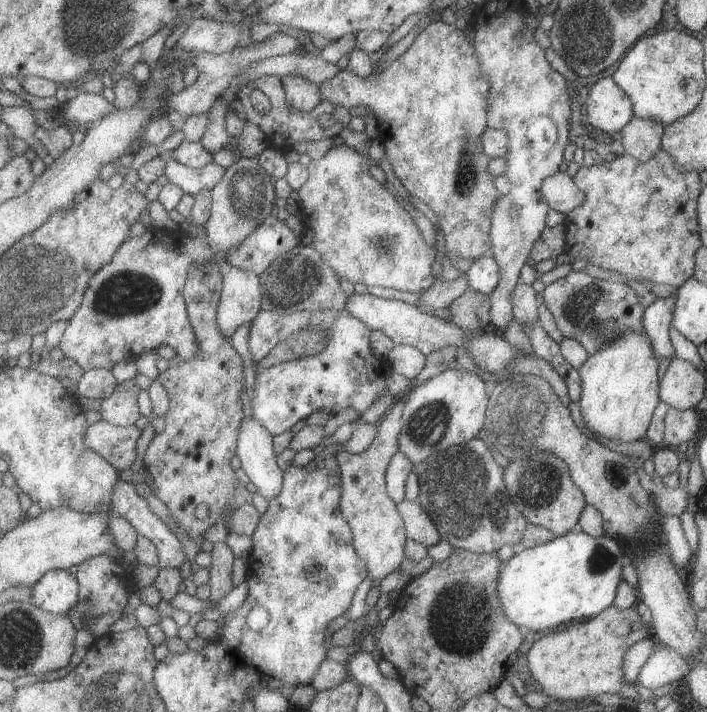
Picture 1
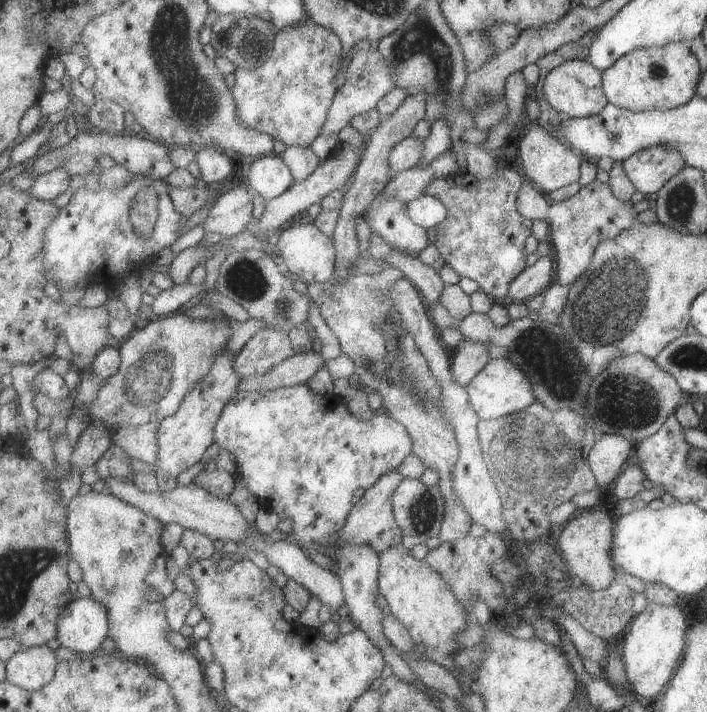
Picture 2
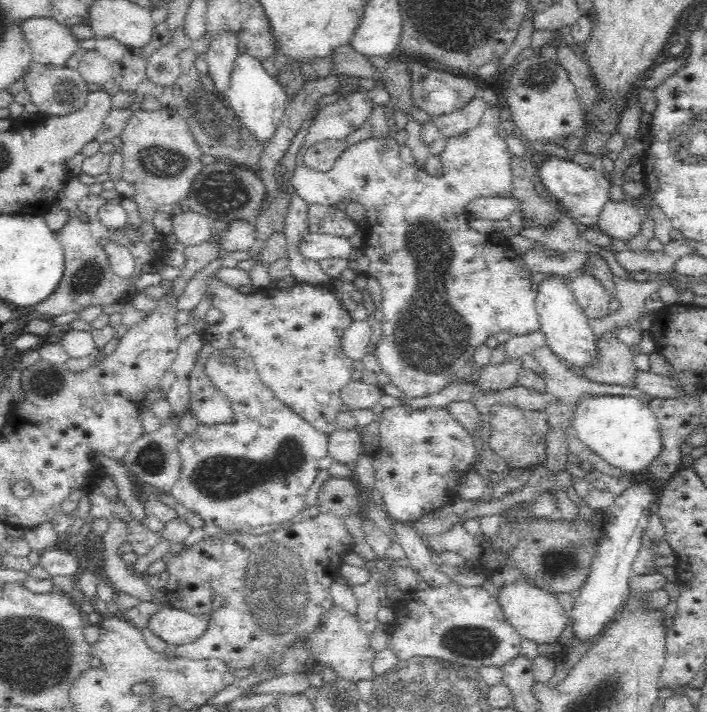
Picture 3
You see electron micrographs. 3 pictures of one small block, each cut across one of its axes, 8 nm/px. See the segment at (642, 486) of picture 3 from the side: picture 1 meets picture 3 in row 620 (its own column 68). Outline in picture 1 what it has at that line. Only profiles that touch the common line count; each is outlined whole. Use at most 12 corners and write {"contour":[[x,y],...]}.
{"contour":[[52,570],[32,586],[43,610],[67,614],[80,599],[68,570]]}

